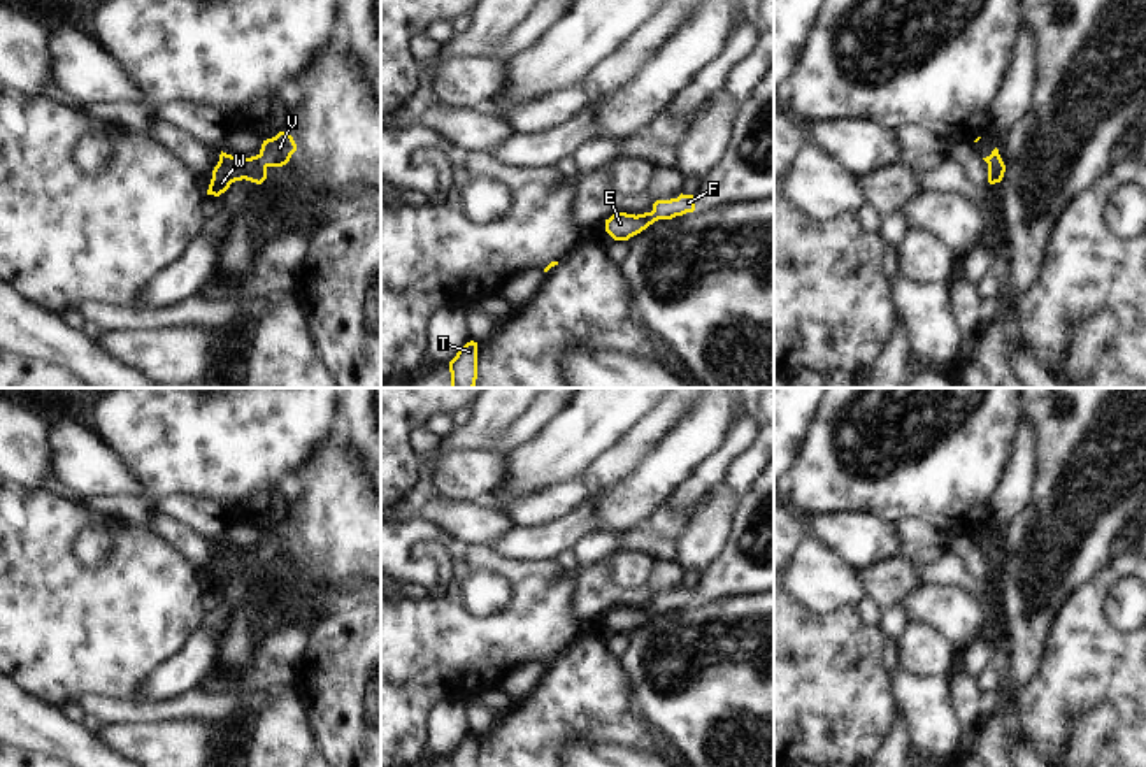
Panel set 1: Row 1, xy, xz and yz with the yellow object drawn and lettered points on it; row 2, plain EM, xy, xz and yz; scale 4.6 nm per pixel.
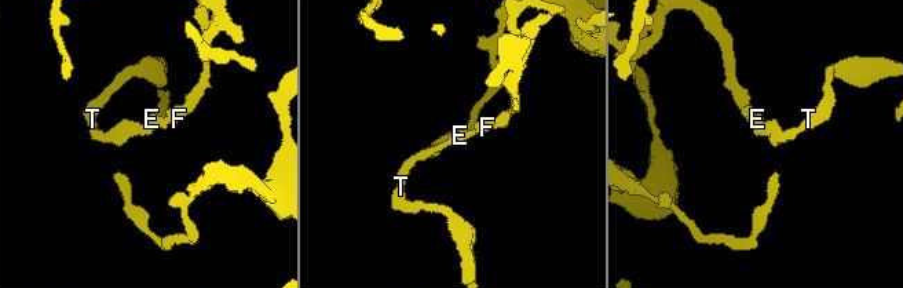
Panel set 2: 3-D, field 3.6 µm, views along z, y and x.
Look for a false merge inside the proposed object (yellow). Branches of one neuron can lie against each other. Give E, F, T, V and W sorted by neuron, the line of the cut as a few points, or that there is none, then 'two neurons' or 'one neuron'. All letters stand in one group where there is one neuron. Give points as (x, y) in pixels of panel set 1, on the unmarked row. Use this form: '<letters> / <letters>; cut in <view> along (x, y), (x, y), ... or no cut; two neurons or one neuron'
E F T V W; no cut; one neuron

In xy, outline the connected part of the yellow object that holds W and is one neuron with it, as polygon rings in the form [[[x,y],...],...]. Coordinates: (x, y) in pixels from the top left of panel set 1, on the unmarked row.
[[[284,525],[263,534],[260,546],[251,551],[242,553],[221,544],[207,588],[219,590],[232,576],[242,572],[261,577],[267,572],[267,562],[286,558],[295,544],[293,530]]]

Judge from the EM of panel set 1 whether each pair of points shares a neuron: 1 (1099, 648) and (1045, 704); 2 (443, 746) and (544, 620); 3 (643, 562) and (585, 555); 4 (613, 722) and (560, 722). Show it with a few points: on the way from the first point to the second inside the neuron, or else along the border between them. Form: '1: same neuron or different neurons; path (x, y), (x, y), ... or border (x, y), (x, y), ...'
1: same neuron; path (1085, 662), (1059, 690)
2: different neurons; border (462, 701), (441, 701), (429, 713), (427, 725)
3: different neurons; border (606, 557), (616, 551), (644, 551), (650, 557)
4: same neuron; path (601, 722), (572, 722)

